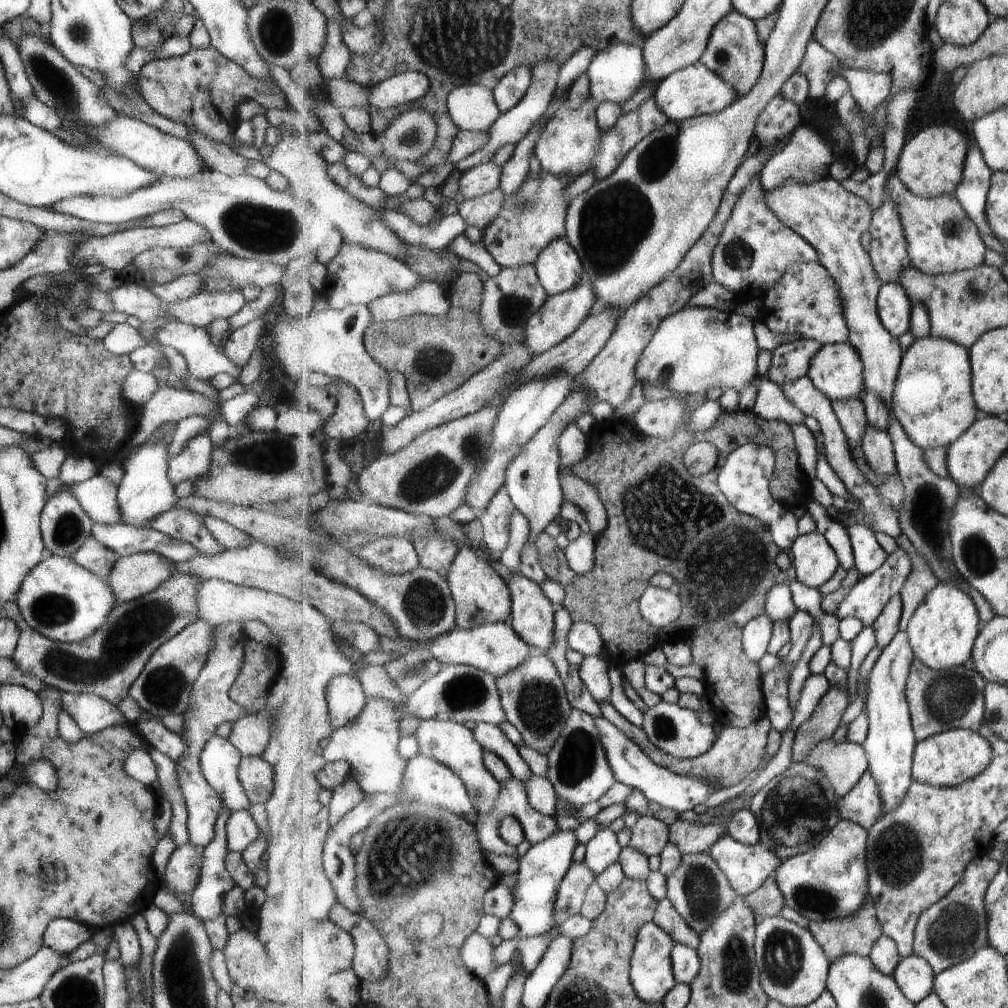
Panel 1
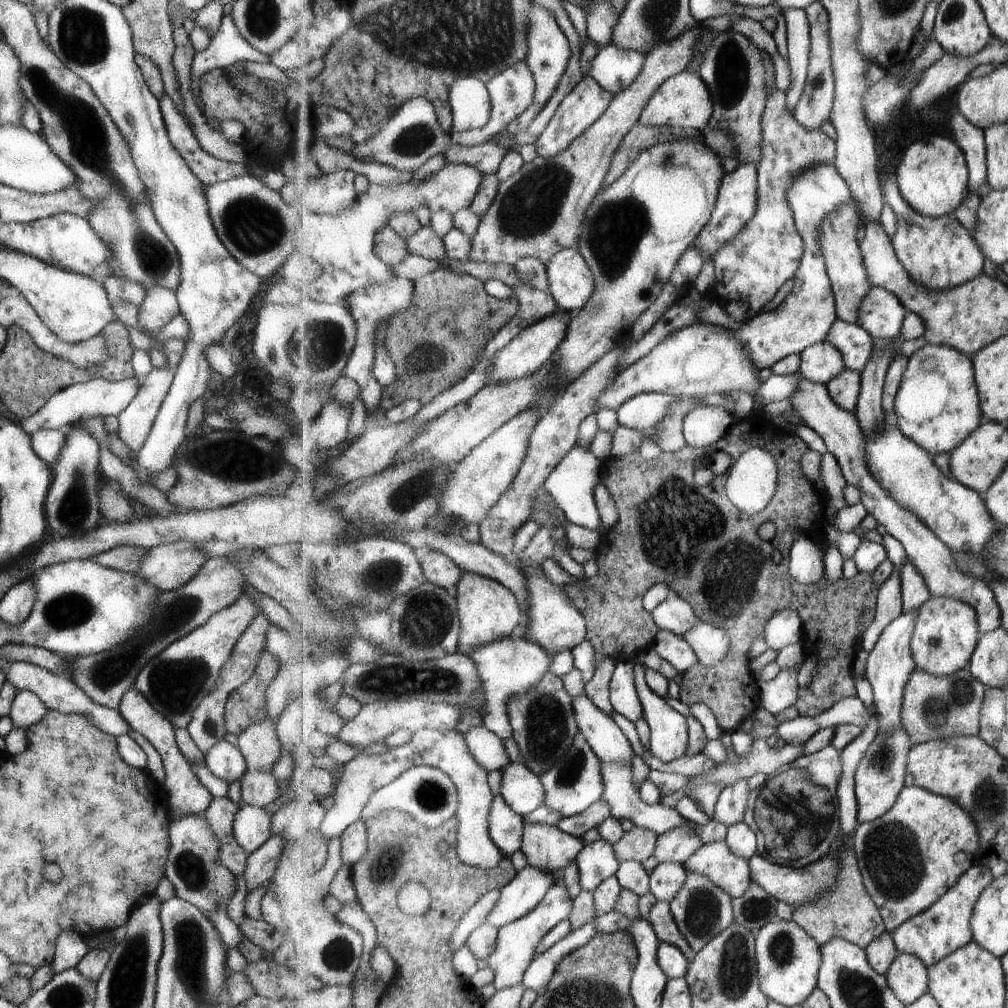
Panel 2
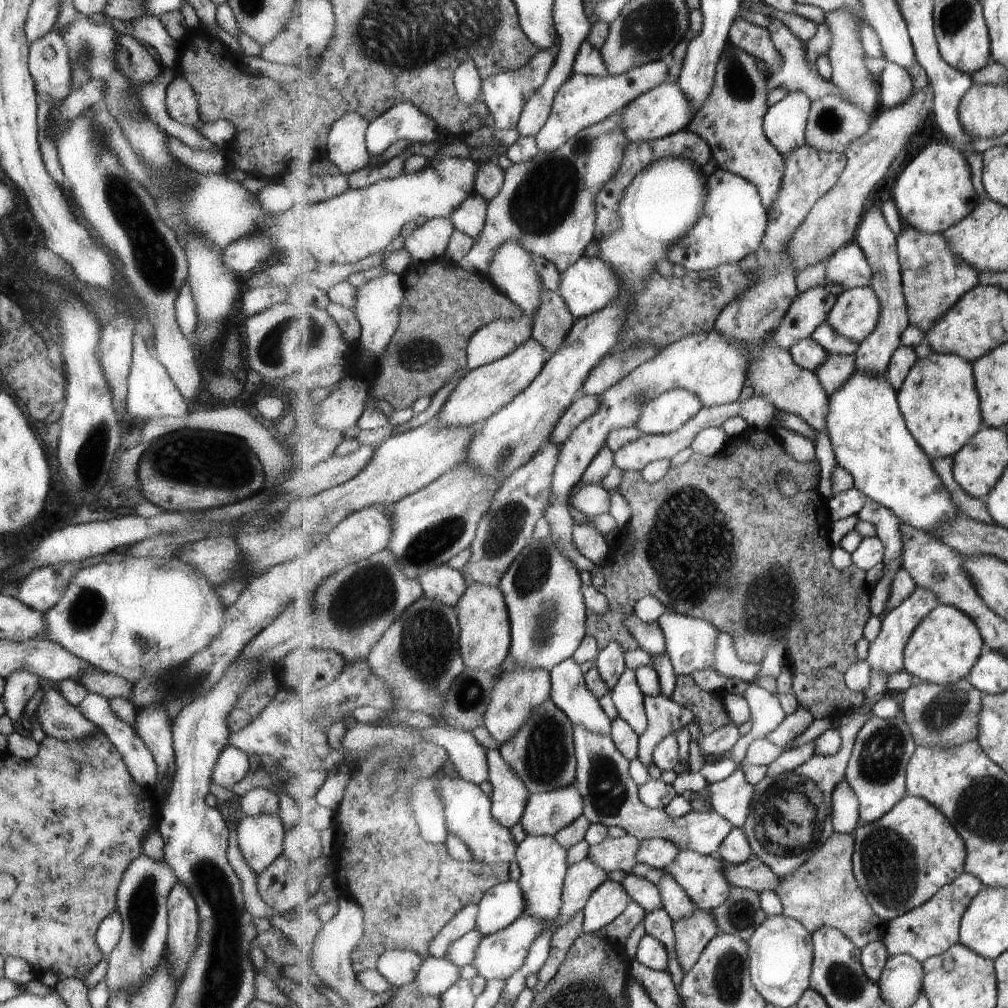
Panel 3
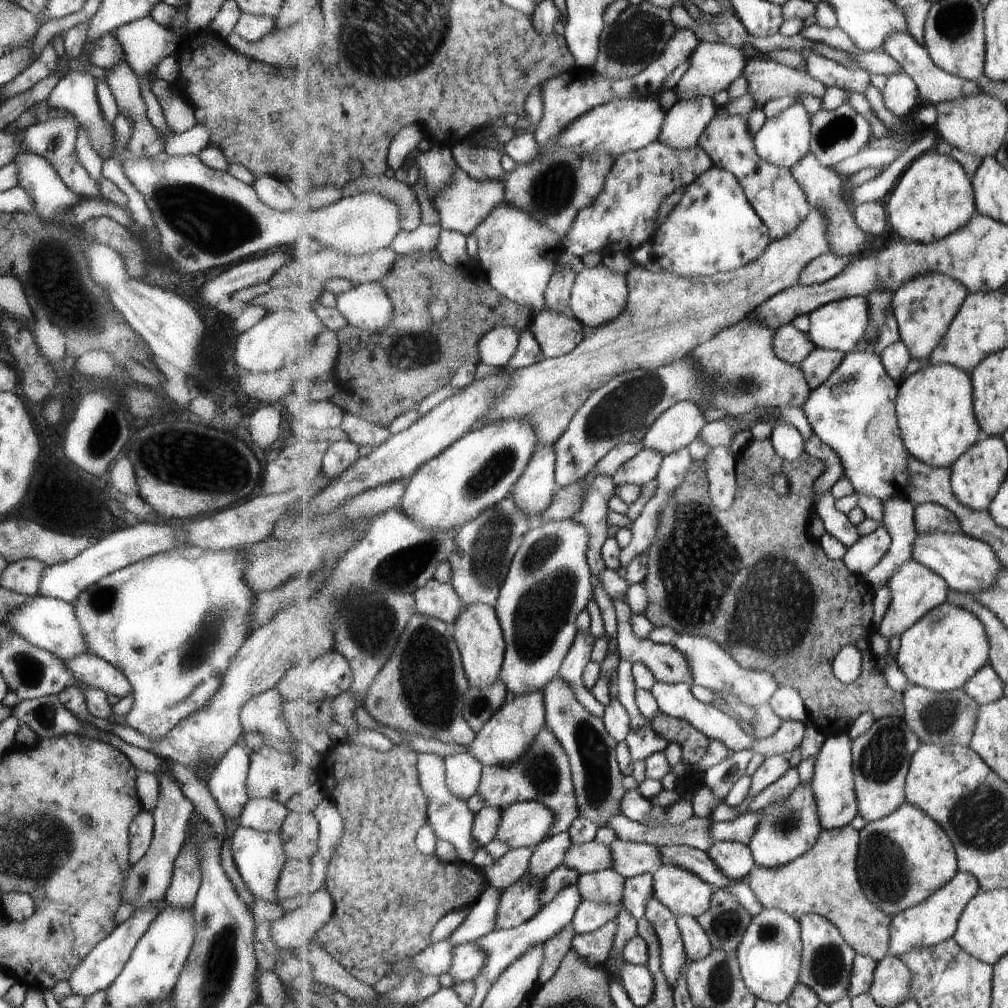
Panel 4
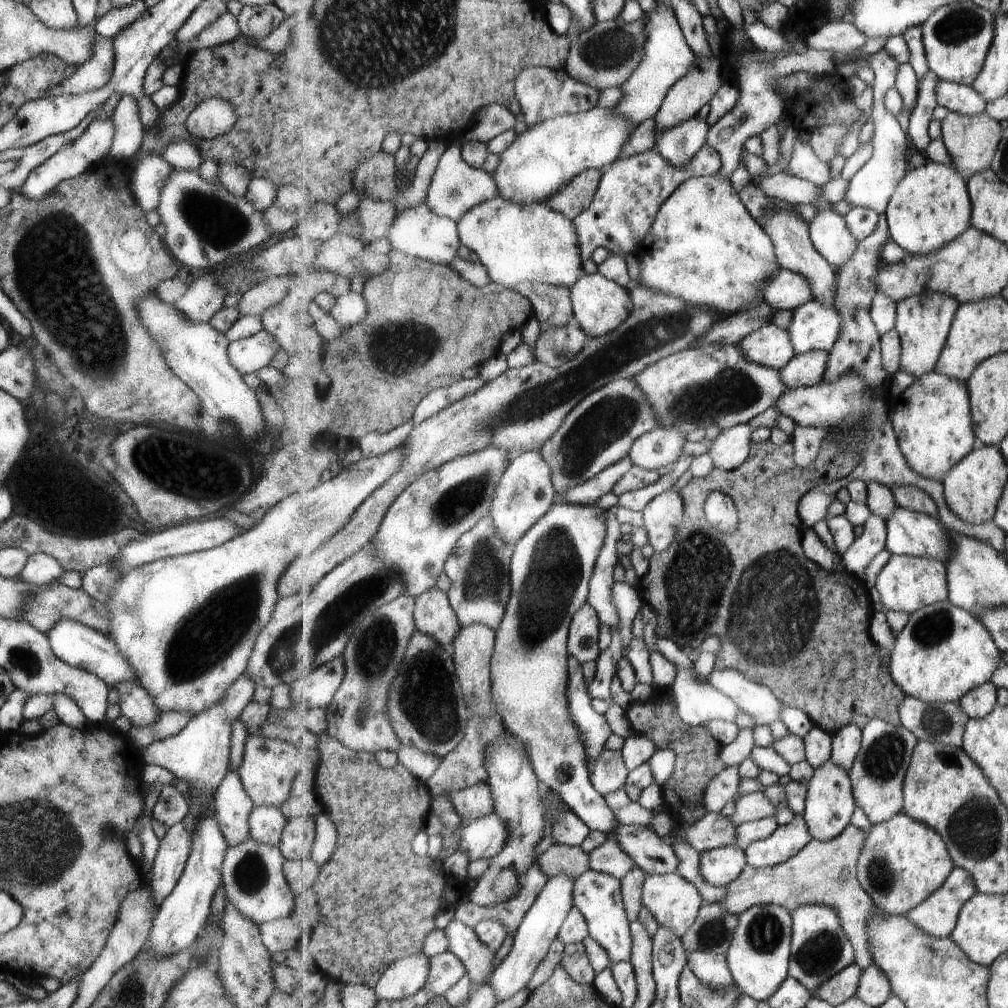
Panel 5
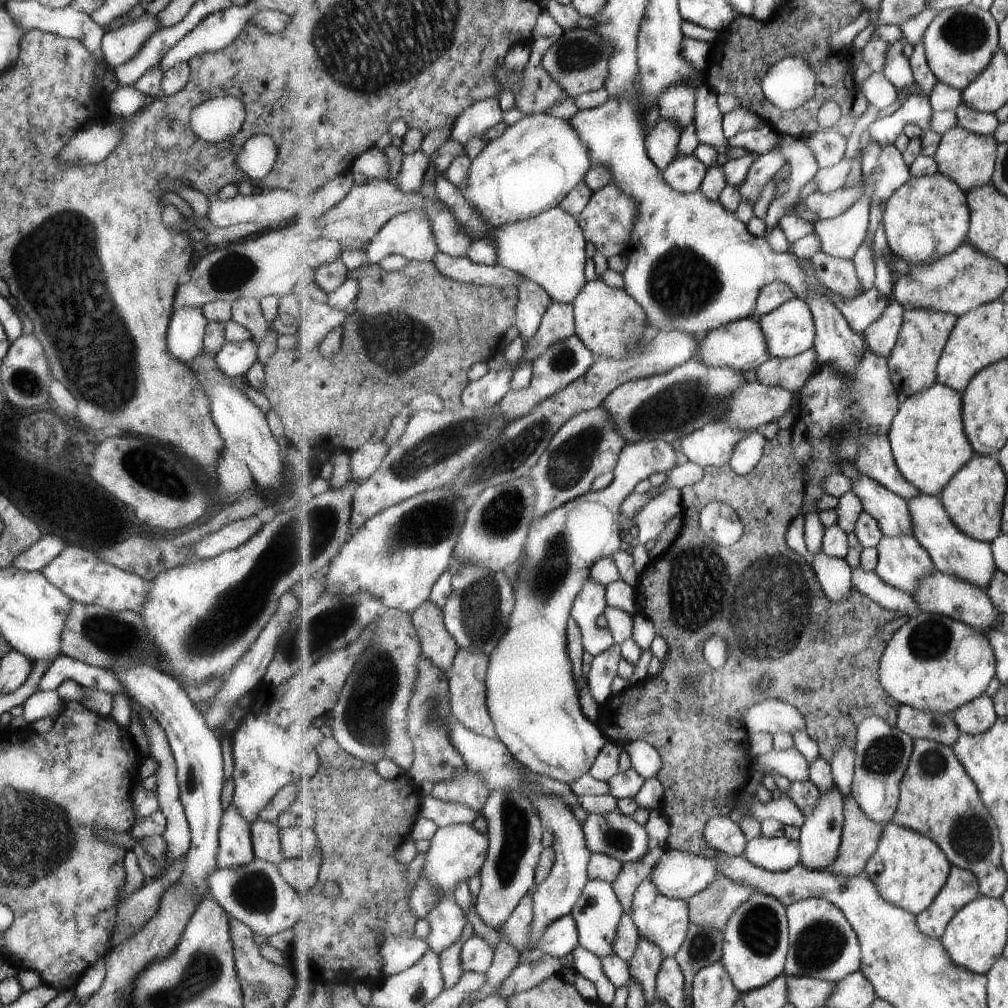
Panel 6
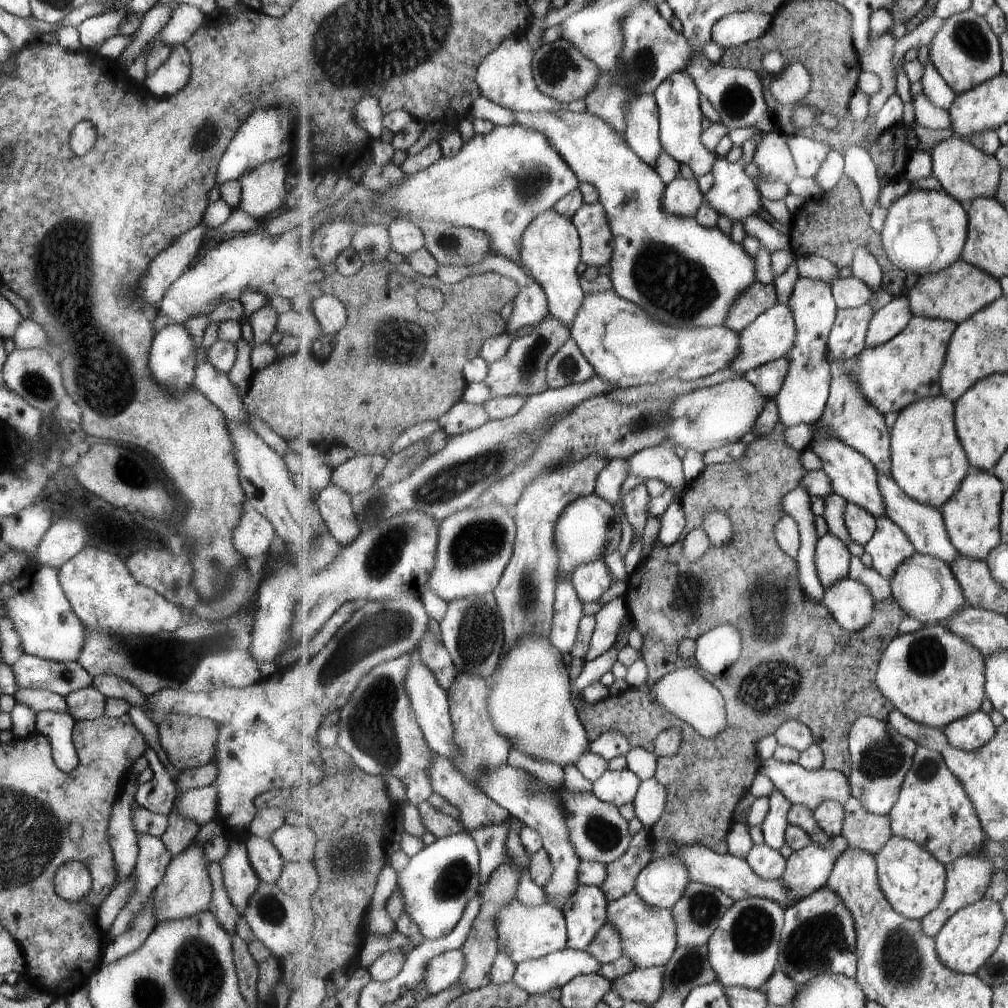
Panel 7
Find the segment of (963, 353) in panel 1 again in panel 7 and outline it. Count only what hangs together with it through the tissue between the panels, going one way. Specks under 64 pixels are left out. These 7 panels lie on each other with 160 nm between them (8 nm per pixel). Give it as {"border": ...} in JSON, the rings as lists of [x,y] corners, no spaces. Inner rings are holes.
{"border":[[[943,394],[924,399],[901,412],[891,430],[892,478],[909,497],[939,510],[956,496],[972,470],[956,432],[955,410],[956,404]],[[947,458],[949,474],[937,476],[935,464]]]}

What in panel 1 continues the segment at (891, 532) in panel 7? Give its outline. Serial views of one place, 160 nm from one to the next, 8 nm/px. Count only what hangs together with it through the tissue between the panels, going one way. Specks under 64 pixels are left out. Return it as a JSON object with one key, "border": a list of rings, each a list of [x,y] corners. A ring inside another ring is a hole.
{"border":[[[899,631],[882,650],[868,680],[868,739],[864,742],[870,760],[870,770],[878,782],[884,800],[884,814],[901,806],[909,787],[914,783],[912,768],[918,740],[912,725],[908,701],[908,678],[917,660],[908,632]]]}

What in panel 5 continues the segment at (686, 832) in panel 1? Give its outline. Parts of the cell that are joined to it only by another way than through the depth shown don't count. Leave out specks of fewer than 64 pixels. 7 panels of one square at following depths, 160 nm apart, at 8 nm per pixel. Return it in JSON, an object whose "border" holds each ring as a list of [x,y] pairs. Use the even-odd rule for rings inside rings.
{"border":[[[611,838],[591,852],[591,869],[623,880],[638,867],[633,858]]]}

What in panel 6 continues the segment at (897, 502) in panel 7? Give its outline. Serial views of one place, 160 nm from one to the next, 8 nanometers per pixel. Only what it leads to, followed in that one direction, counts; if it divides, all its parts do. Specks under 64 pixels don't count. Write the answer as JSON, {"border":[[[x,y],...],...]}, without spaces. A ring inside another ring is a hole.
{"border":[[[921,495],[915,500],[907,500],[907,504],[913,518],[914,538],[929,552],[935,567],[940,572],[955,576],[983,590],[990,586],[991,580],[995,580],[994,576],[999,572],[992,544],[979,542],[957,528],[945,511],[940,496]]]}

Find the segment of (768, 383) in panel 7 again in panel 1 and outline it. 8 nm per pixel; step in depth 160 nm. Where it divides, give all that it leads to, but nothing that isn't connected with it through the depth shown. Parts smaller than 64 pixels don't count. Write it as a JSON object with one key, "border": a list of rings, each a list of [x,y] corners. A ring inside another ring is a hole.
{"border":[[[859,397],[836,400],[832,401],[832,407],[844,428],[849,444],[853,447],[861,447],[869,424],[863,401]]]}

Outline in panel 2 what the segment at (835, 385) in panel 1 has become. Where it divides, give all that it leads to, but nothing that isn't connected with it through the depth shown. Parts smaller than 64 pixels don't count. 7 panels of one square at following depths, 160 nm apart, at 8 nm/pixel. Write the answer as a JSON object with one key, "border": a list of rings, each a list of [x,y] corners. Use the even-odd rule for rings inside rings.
{"border":[[[827,341],[808,346],[800,355],[802,376],[825,386],[845,368],[843,355]]]}

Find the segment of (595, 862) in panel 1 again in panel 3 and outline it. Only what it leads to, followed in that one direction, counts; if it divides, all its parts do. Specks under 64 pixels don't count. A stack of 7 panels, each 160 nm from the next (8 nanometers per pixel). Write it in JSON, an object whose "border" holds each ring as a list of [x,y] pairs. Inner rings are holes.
{"border":[[[588,858],[569,868],[563,889],[562,907],[556,918],[556,928],[566,925],[579,911],[583,911],[590,896],[607,878],[607,872]]]}

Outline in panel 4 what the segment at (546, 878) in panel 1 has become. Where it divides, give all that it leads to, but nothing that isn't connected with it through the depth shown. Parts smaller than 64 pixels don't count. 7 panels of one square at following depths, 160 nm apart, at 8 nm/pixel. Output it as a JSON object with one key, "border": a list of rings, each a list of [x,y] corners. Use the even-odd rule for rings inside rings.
{"border":[[[489,887],[483,892],[478,903],[473,906],[471,916],[463,922],[457,932],[449,936],[449,942],[457,945],[465,945],[481,940],[483,936],[495,932],[497,928],[497,914],[503,902],[504,890]]]}

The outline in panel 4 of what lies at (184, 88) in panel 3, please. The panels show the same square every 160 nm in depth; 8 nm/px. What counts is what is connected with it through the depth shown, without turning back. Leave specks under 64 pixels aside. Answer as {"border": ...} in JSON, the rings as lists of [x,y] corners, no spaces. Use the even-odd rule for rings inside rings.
{"border":[[[155,80],[151,91],[161,108],[165,124],[173,133],[184,132],[196,124],[192,107],[175,86],[172,87],[167,82]]]}

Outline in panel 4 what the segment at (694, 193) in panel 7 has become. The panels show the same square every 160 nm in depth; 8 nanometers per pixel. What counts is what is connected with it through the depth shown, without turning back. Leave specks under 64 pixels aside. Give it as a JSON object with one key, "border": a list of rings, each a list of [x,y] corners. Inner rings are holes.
{"border":[[[712,96],[679,100],[667,113],[658,142],[665,142],[677,150],[698,146],[701,134],[711,124],[717,110]]]}

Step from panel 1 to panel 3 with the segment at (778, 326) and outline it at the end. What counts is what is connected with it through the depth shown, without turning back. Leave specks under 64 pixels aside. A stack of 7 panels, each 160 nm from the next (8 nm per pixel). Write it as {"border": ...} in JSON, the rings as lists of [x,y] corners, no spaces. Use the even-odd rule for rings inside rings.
{"border":[[[826,286],[810,288],[798,294],[772,341],[789,350],[796,342],[809,338],[823,322],[827,322],[837,297]],[[716,331],[700,332],[663,349],[654,359],[640,364],[620,383],[614,384],[599,397],[599,410],[584,420],[561,446],[560,455],[554,472],[553,504],[546,511],[552,526],[552,536],[560,549],[573,561],[581,573],[587,571],[593,576],[598,567],[574,545],[574,522],[569,515],[568,504],[573,488],[577,488],[582,476],[601,451],[605,450],[609,435],[627,427],[637,427],[640,416],[652,399],[659,398],[675,389],[685,389],[695,393],[701,408],[728,405],[741,398],[741,390],[746,384],[748,355],[744,352],[747,345],[737,347]]]}

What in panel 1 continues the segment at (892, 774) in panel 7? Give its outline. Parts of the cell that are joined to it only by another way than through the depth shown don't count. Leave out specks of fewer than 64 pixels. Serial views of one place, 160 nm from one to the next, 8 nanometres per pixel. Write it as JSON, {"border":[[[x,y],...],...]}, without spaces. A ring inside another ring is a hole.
{"border":[[[867,771],[857,786],[842,799],[838,798],[842,819],[864,826],[868,831],[884,814],[884,800],[876,778]]]}

